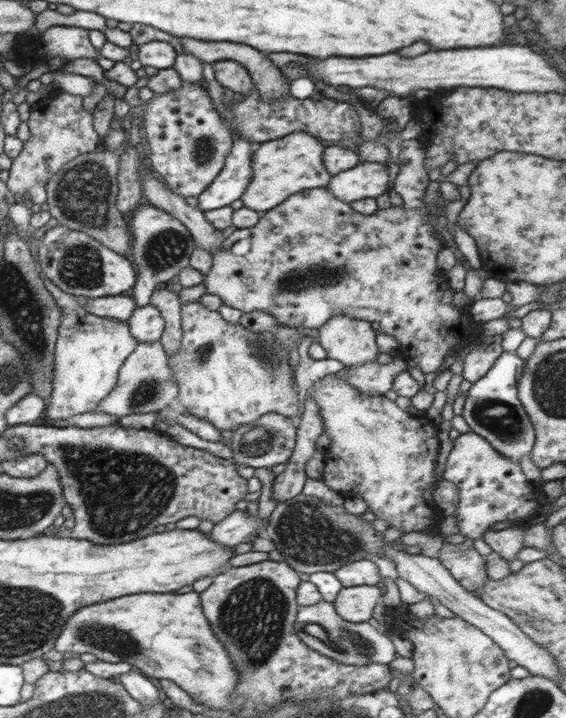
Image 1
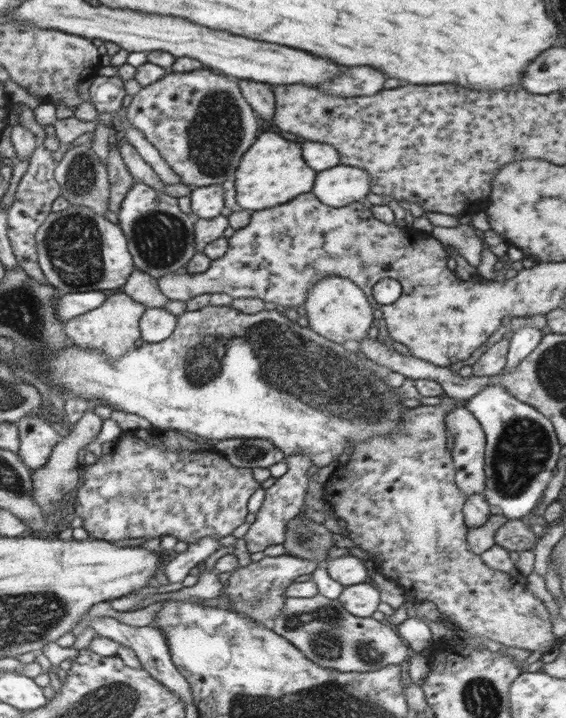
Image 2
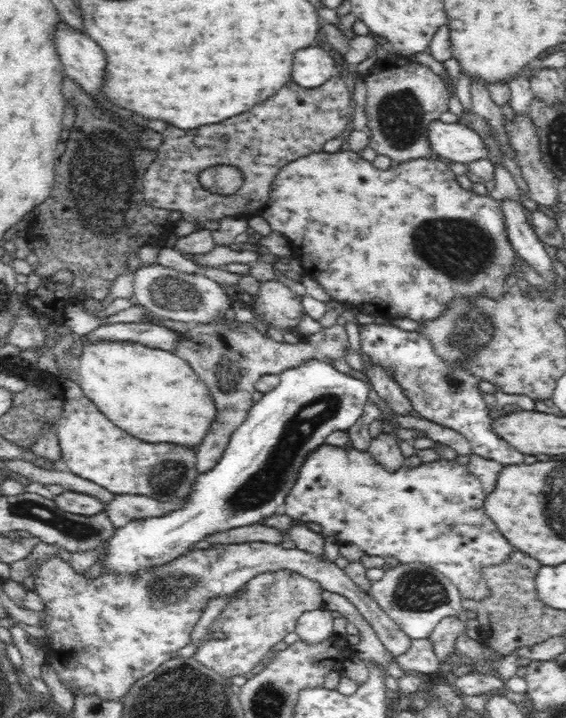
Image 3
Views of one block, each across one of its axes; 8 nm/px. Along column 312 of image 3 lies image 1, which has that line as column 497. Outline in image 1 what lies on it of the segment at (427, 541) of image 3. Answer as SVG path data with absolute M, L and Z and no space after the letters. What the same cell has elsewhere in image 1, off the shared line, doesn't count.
M462 433L453 440L453 448L447 458L446 469L442 479L449 480L452 484L455 484L456 488L459 490L459 504L453 515L456 515L455 519L457 520L457 524L459 524L459 533L464 537L467 537L467 539L482 539L484 533L491 528L493 524L496 524L496 522L525 522L529 516L537 514L537 512L548 503L548 498L544 494L539 493L537 488L526 480L520 464L515 460L509 459L507 456L502 456L483 436L478 436L474 433Z

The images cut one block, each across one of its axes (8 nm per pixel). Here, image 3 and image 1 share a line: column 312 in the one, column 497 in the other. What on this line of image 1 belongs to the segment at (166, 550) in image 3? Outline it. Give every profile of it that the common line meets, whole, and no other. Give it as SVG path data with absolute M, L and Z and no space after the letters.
M503 352L490 370L472 383L465 396L461 414L474 434L483 436L502 456L507 456L518 464L522 456L531 456L536 438L532 421L517 395L517 384L524 365L525 361L516 353Z

